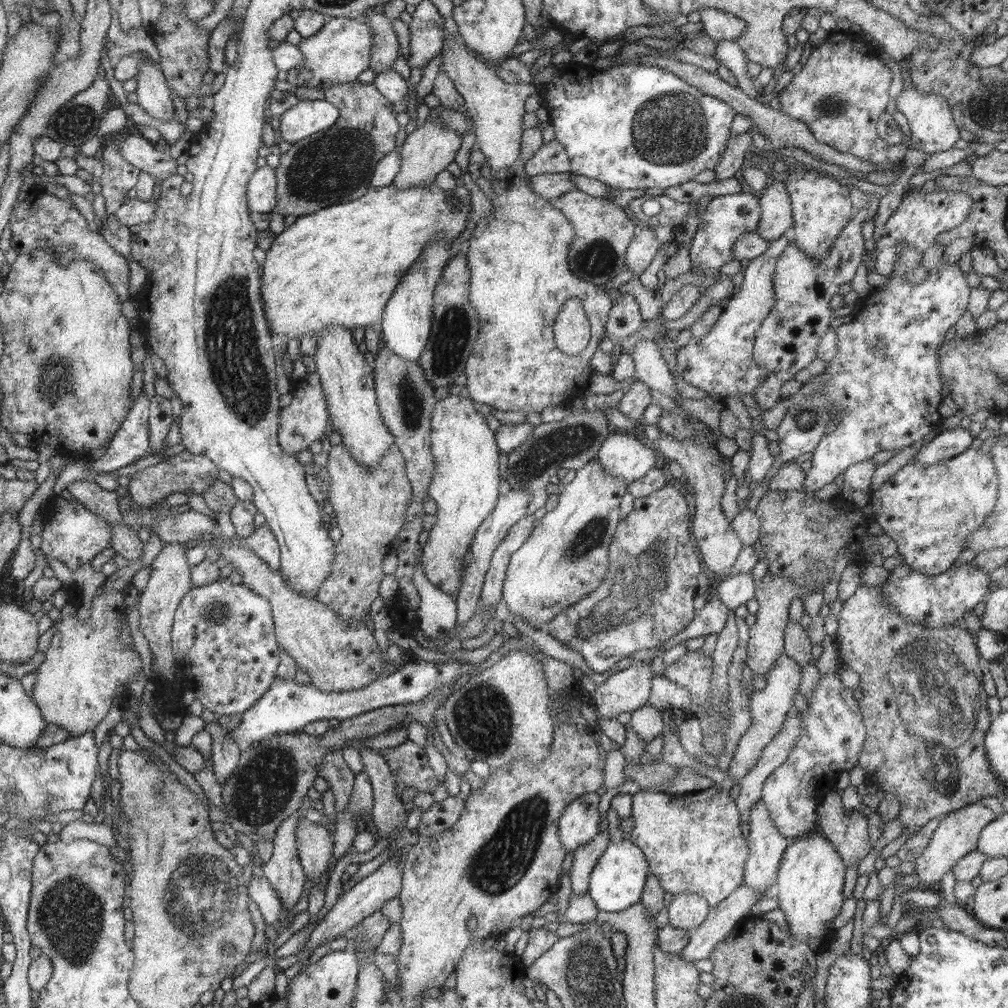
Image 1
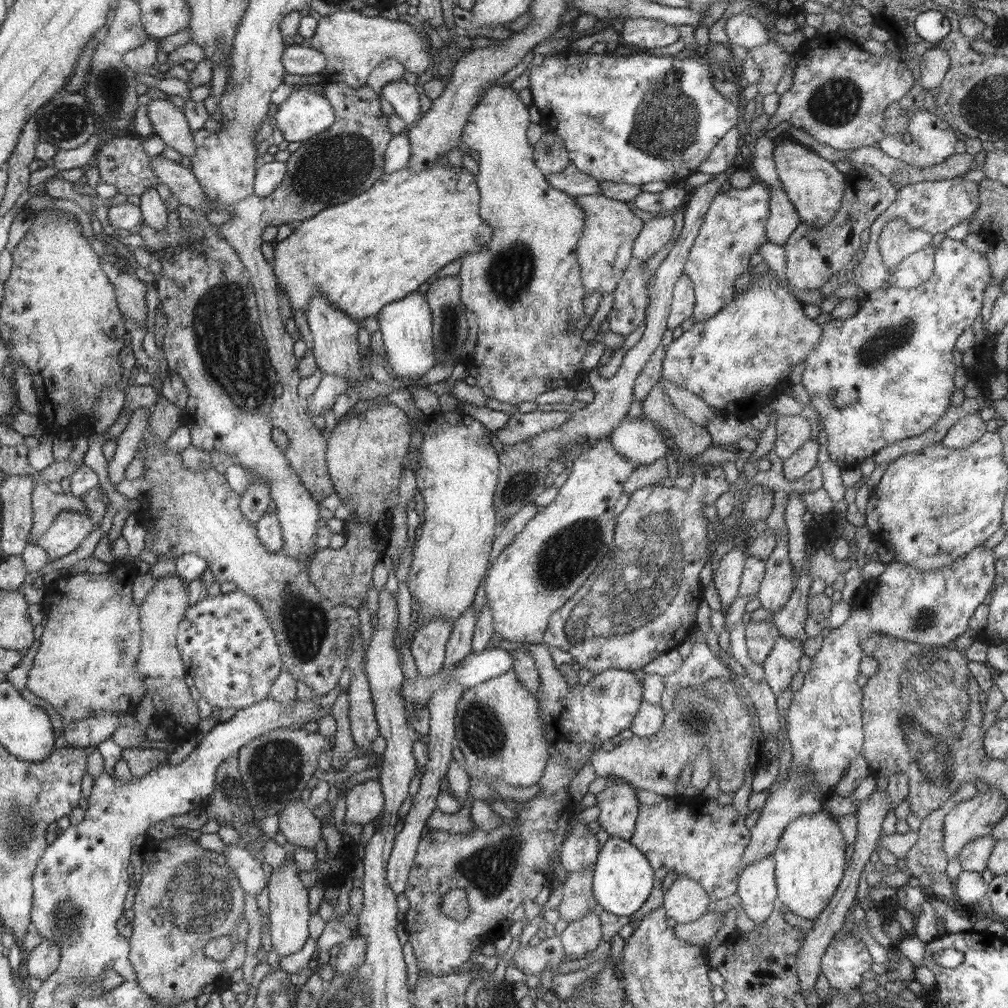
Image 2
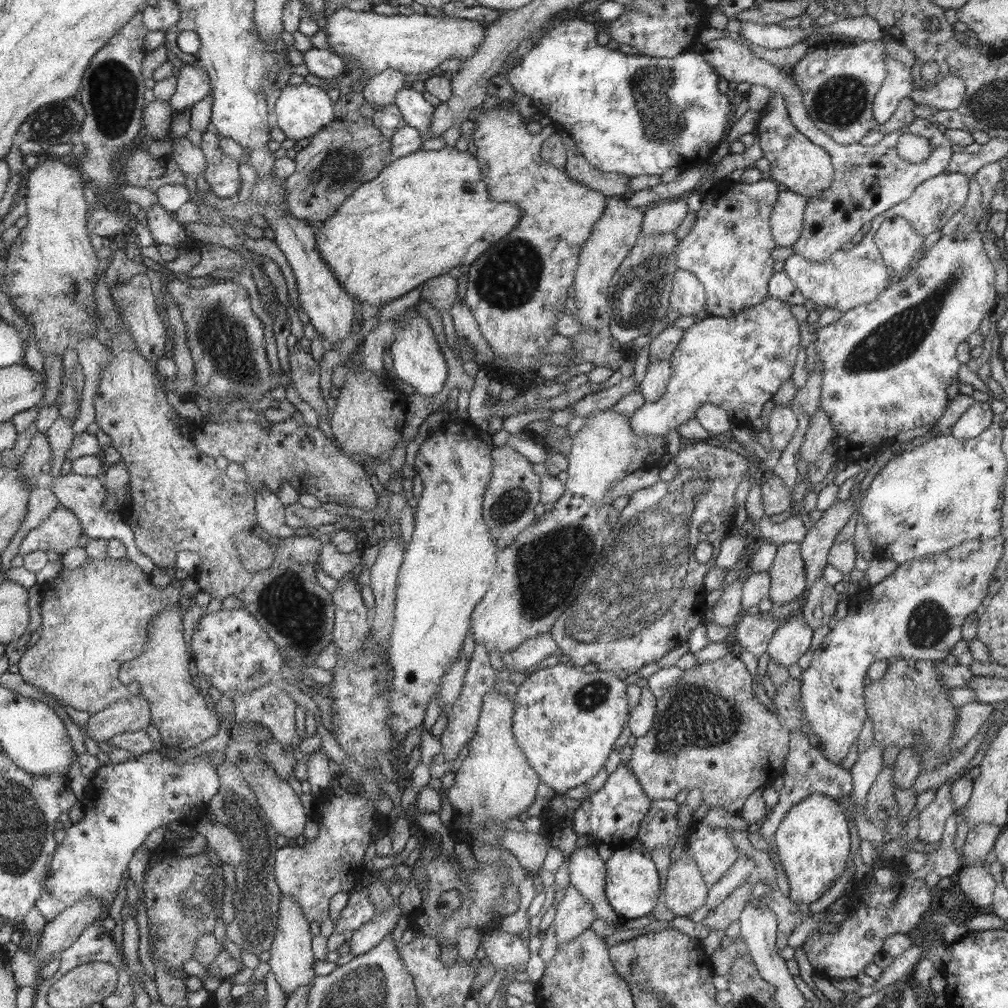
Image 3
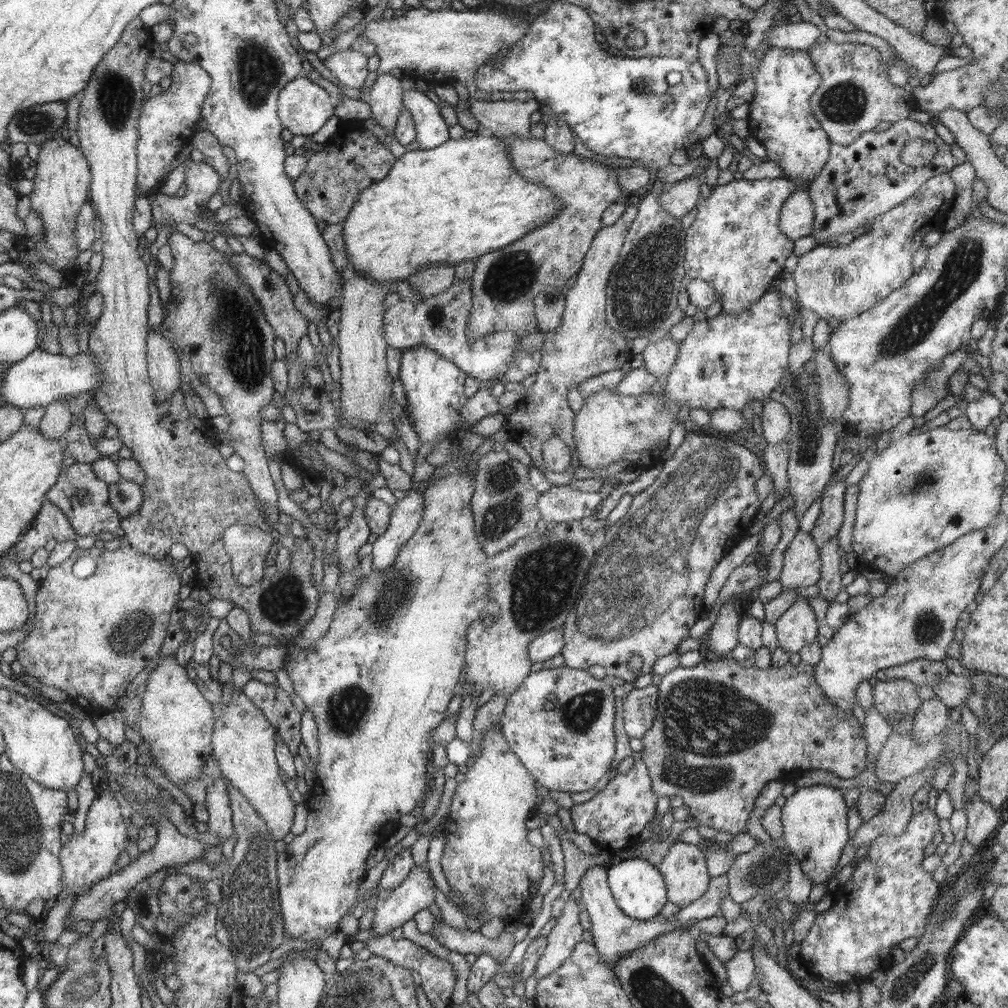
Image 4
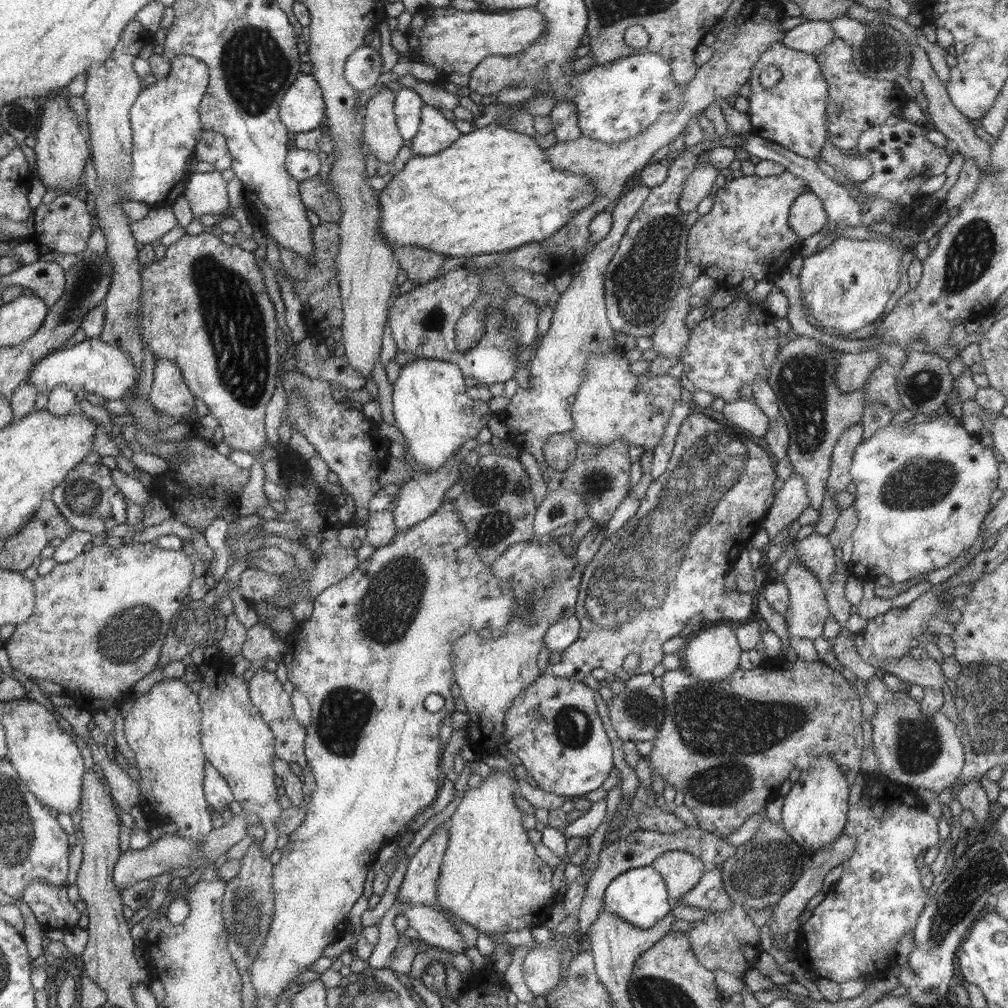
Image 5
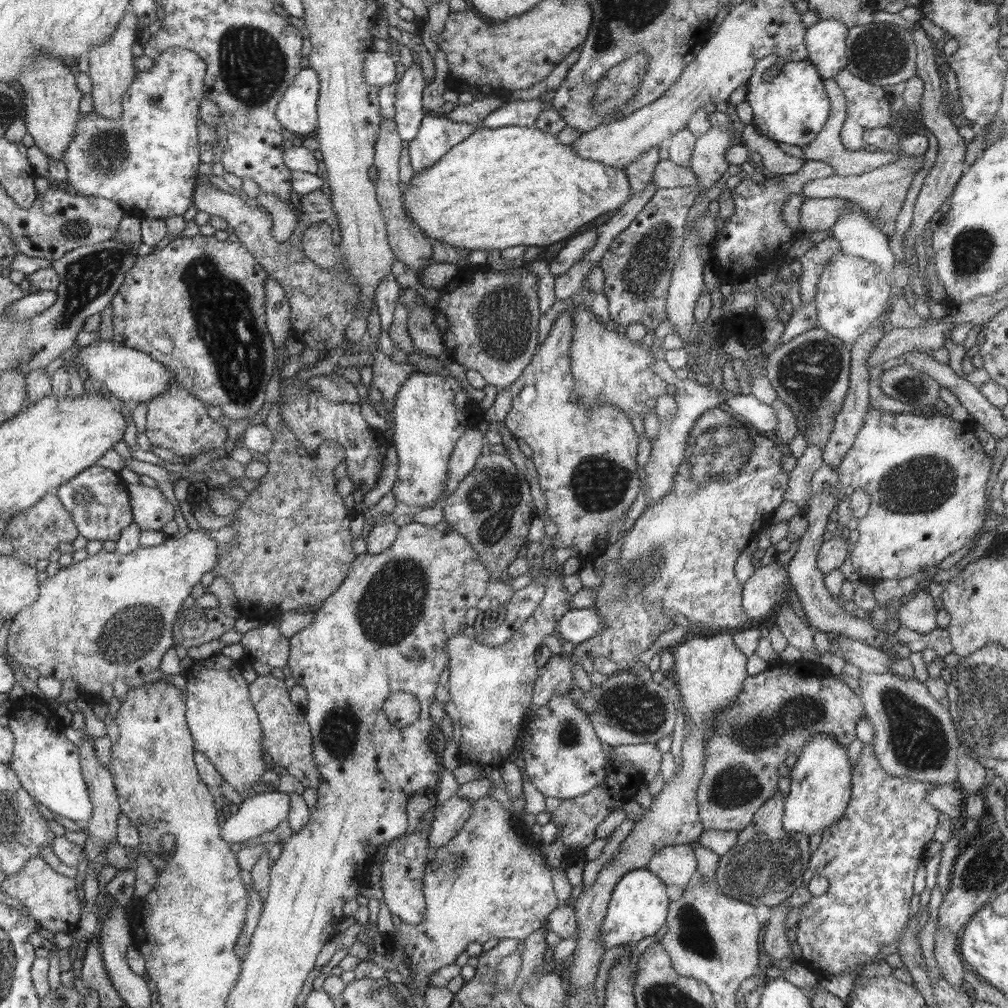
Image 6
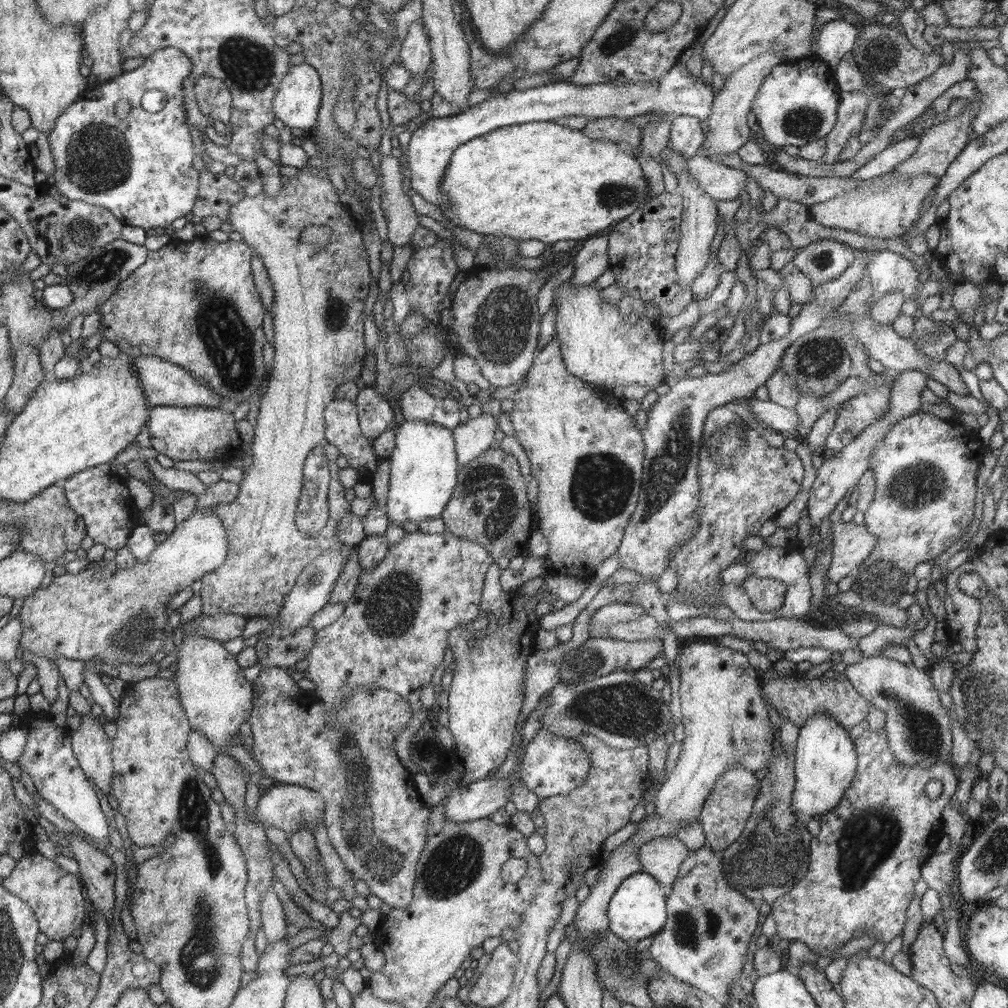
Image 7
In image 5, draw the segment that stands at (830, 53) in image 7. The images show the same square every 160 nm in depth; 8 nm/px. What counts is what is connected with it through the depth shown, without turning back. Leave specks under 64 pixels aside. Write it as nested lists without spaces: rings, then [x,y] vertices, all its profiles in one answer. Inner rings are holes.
[[[806,19],[802,24],[787,30],[781,43],[808,55],[820,56],[824,52],[823,48],[832,43],[835,38],[830,22]]]

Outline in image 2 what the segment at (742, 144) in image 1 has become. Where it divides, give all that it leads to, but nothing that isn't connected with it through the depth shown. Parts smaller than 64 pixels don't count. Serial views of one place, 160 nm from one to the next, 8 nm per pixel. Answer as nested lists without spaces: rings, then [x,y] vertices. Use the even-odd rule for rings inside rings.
[[[730,172],[714,175],[714,180],[699,186],[694,194],[690,196],[688,204],[684,207],[684,225],[675,245],[667,258],[661,263],[655,272],[655,281],[652,286],[651,306],[648,306],[646,327],[640,342],[632,346],[624,354],[618,371],[611,378],[602,377],[597,368],[591,368],[585,375],[593,388],[595,399],[582,409],[577,409],[570,415],[566,422],[559,428],[540,432],[525,442],[504,445],[504,451],[499,454],[499,475],[500,492],[496,492],[496,508],[500,508],[501,526],[508,519],[512,518],[522,506],[535,502],[536,497],[544,491],[544,482],[552,473],[550,472],[550,460],[558,460],[568,464],[575,458],[582,456],[582,453],[591,449],[599,438],[612,434],[612,431],[619,426],[622,419],[627,416],[633,401],[633,388],[644,365],[650,360],[652,353],[660,347],[662,336],[667,329],[667,318],[673,303],[673,288],[683,277],[683,268],[688,260],[688,253],[694,244],[695,238],[714,198],[721,193],[722,184],[729,180]]]

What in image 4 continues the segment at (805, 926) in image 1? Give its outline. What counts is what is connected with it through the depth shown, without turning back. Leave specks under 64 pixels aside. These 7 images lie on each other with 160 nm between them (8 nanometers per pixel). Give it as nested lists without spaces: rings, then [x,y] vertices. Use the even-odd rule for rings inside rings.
[[[811,785],[796,790],[781,808],[783,833],[780,842],[799,860],[802,872],[814,885],[829,880],[849,842],[848,807],[843,795],[844,791],[831,785]]]

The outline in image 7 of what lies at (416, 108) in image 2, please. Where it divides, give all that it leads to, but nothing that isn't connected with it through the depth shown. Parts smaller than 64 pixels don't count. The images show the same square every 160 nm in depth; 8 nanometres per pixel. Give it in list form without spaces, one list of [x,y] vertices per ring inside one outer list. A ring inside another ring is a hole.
[[[684,63],[678,64],[666,77],[654,83],[608,85],[596,84],[586,87],[570,85],[566,81],[515,90],[490,96],[481,104],[446,118],[428,118],[420,128],[412,133],[406,156],[409,168],[409,184],[426,202],[441,207],[444,211],[452,208],[452,199],[444,195],[443,176],[450,166],[454,152],[488,132],[514,127],[523,123],[549,122],[562,116],[581,116],[589,119],[618,118],[629,120],[642,114],[685,115],[699,118],[705,122],[712,113],[714,101],[712,86],[707,86],[703,78],[694,77]]]

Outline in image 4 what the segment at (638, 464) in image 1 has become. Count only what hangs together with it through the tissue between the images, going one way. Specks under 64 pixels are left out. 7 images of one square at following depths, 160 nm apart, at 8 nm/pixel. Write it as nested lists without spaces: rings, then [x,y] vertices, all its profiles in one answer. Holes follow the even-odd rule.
[[[774,288],[758,299],[748,310],[738,314],[720,313],[716,317],[706,317],[696,321],[690,334],[681,341],[680,350],[673,369],[669,372],[666,386],[667,406],[679,404],[680,407],[702,408],[702,410],[730,409],[743,412],[754,400],[763,402],[770,399],[772,390],[779,386],[787,371],[791,325],[780,304],[781,293]]]

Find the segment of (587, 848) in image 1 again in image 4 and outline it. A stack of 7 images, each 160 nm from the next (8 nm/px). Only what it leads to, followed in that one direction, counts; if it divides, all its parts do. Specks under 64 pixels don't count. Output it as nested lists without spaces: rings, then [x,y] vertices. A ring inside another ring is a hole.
[[[571,896],[547,936],[547,947],[535,967],[536,979],[552,974],[582,941],[584,928],[580,925],[580,905]]]

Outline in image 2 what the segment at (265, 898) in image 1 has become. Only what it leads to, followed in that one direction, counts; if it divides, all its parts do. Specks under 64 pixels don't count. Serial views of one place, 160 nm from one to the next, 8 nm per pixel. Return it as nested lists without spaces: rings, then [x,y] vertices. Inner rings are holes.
[[[243,843],[226,844],[228,849],[222,853],[228,859],[228,864],[234,869],[236,876],[243,884],[244,892],[256,897],[267,885],[266,874],[262,870],[262,863],[249,851],[244,849]]]

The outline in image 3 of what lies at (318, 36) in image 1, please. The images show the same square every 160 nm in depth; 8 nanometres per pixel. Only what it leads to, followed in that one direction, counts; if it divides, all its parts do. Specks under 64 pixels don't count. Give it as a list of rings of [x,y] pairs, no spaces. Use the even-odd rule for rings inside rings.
[[[344,6],[321,23],[323,30],[326,30],[332,53],[340,56],[344,65],[350,62],[350,58],[354,58],[357,67],[364,67],[364,75],[352,84],[354,92],[360,92],[360,85],[364,87],[368,79],[388,69],[398,70],[404,75],[417,75],[432,72],[442,62],[452,58],[458,58],[460,62],[470,60],[483,44],[488,22],[454,15],[446,15],[440,19],[427,13],[387,16],[377,14],[373,10],[354,11]]]

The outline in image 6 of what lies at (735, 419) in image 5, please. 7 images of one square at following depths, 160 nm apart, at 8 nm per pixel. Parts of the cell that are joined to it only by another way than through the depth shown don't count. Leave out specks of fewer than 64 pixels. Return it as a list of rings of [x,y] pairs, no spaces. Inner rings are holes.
[[[730,395],[724,402],[734,416],[740,416],[741,420],[748,423],[754,430],[761,434],[773,434],[778,419],[776,412],[770,404],[760,402],[755,396]]]

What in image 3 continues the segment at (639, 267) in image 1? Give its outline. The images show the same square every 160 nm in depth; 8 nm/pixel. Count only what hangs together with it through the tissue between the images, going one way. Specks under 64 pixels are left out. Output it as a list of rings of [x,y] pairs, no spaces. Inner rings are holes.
[[[687,197],[658,202],[645,212],[642,234],[648,236],[653,232],[674,232],[689,212]]]

